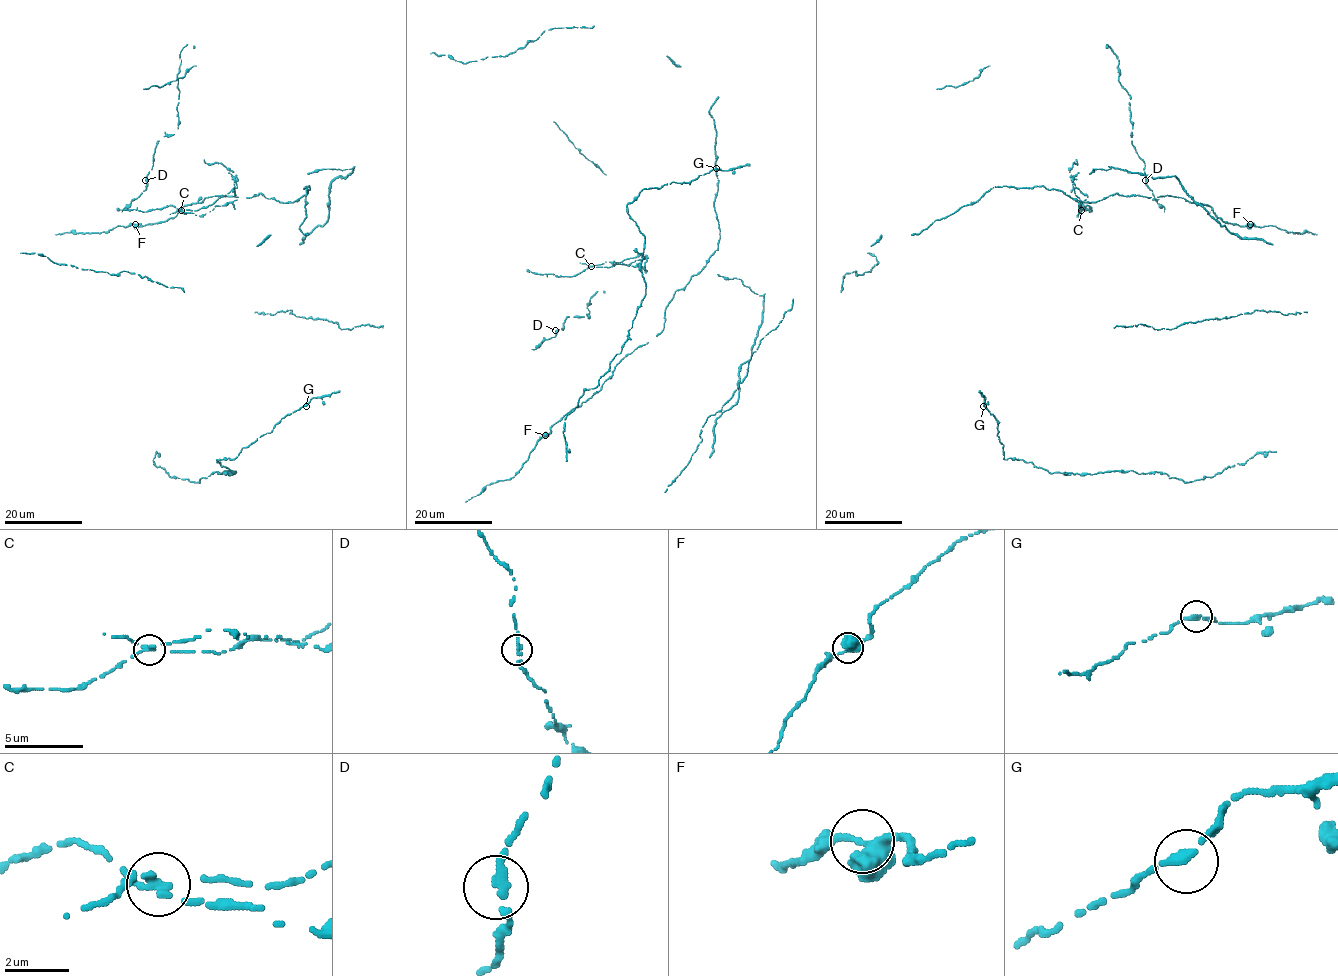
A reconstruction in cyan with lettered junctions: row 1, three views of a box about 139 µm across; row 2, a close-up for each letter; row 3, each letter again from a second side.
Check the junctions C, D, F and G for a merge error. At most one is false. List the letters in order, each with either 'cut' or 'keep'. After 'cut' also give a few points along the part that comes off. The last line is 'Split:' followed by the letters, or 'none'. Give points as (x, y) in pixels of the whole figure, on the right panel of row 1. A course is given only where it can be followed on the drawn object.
C: cut | (1081, 210), (1070, 172), (1072, 163), (1077, 164), (1075, 159)
D: keep
F: keep
G: keep
Split: C

